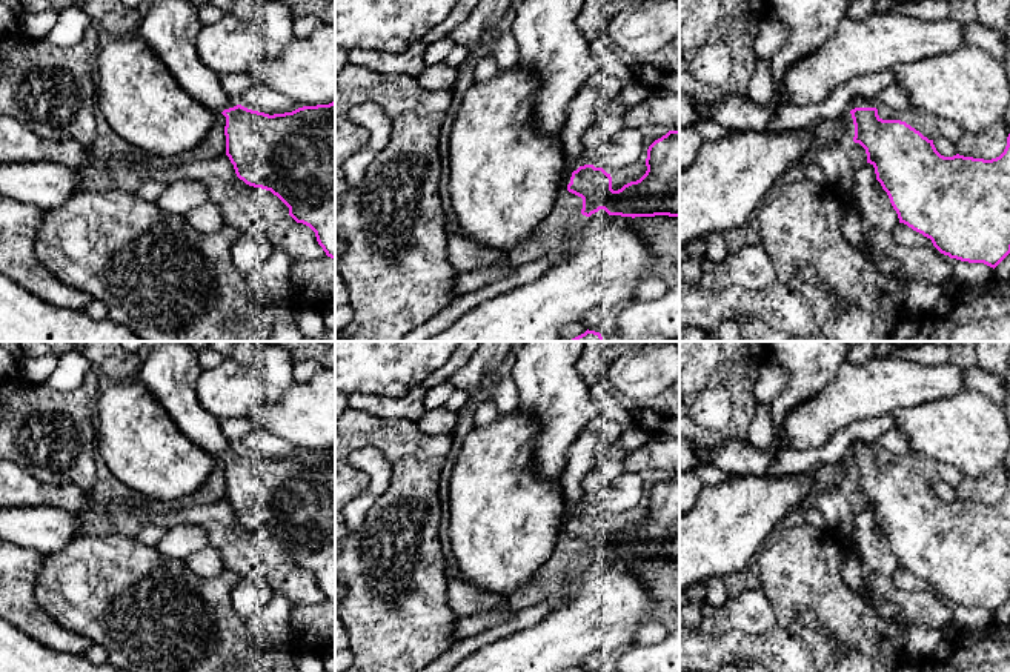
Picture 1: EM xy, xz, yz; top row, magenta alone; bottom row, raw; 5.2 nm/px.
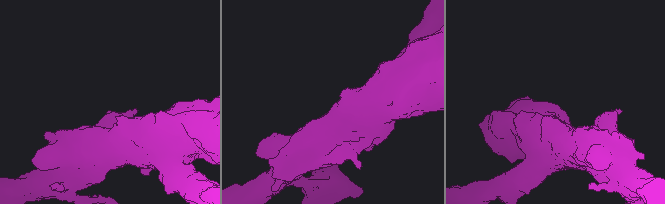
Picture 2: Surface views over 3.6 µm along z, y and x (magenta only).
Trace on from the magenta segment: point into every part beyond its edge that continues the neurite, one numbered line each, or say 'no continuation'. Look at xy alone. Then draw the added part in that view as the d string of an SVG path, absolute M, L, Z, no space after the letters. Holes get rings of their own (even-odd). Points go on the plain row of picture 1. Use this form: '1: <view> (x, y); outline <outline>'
1: xy (171, 371); outline M158 341L134 378L154 395L191 441L214 457L223 457L238 447L224 437L220 420L198 401L195 384L201 372L197 351L186 341Z

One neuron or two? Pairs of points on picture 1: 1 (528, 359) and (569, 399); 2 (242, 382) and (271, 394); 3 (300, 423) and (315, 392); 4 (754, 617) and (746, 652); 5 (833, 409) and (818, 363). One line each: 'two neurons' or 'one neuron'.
1: one neuron
2: two neurons
3: one neuron
4: two neurons
5: two neurons

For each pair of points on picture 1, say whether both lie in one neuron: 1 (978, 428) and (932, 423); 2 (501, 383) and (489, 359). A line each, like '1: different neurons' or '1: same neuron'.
1: same neuron
2: different neurons

